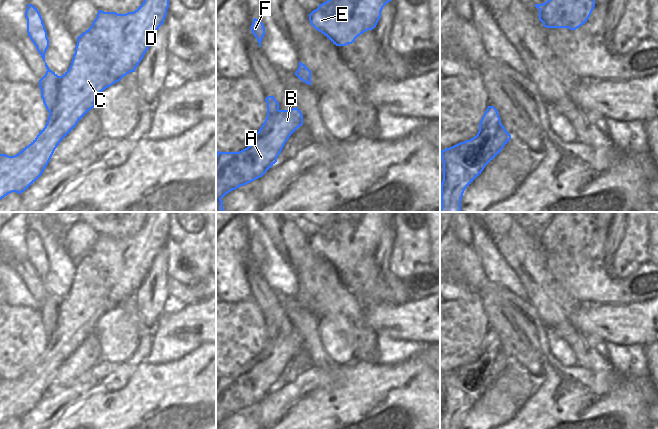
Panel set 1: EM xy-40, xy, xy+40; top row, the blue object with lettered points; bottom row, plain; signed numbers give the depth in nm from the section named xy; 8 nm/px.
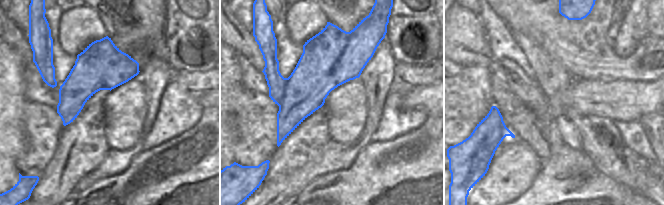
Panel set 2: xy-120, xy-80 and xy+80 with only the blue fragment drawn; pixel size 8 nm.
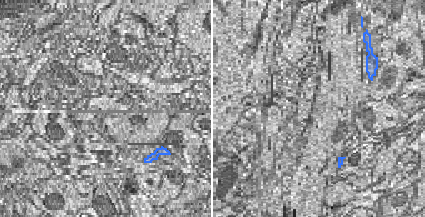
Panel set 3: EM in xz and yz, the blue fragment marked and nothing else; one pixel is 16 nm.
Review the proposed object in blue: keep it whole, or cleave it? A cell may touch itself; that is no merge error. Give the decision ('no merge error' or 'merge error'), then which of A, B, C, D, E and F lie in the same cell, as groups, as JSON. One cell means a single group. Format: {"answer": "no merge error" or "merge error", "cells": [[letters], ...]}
{"answer": "merge error", "cells": [["A", "B", "C", "D", "E"], ["F"]]}

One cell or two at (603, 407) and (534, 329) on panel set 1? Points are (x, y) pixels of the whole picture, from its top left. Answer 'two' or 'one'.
one

